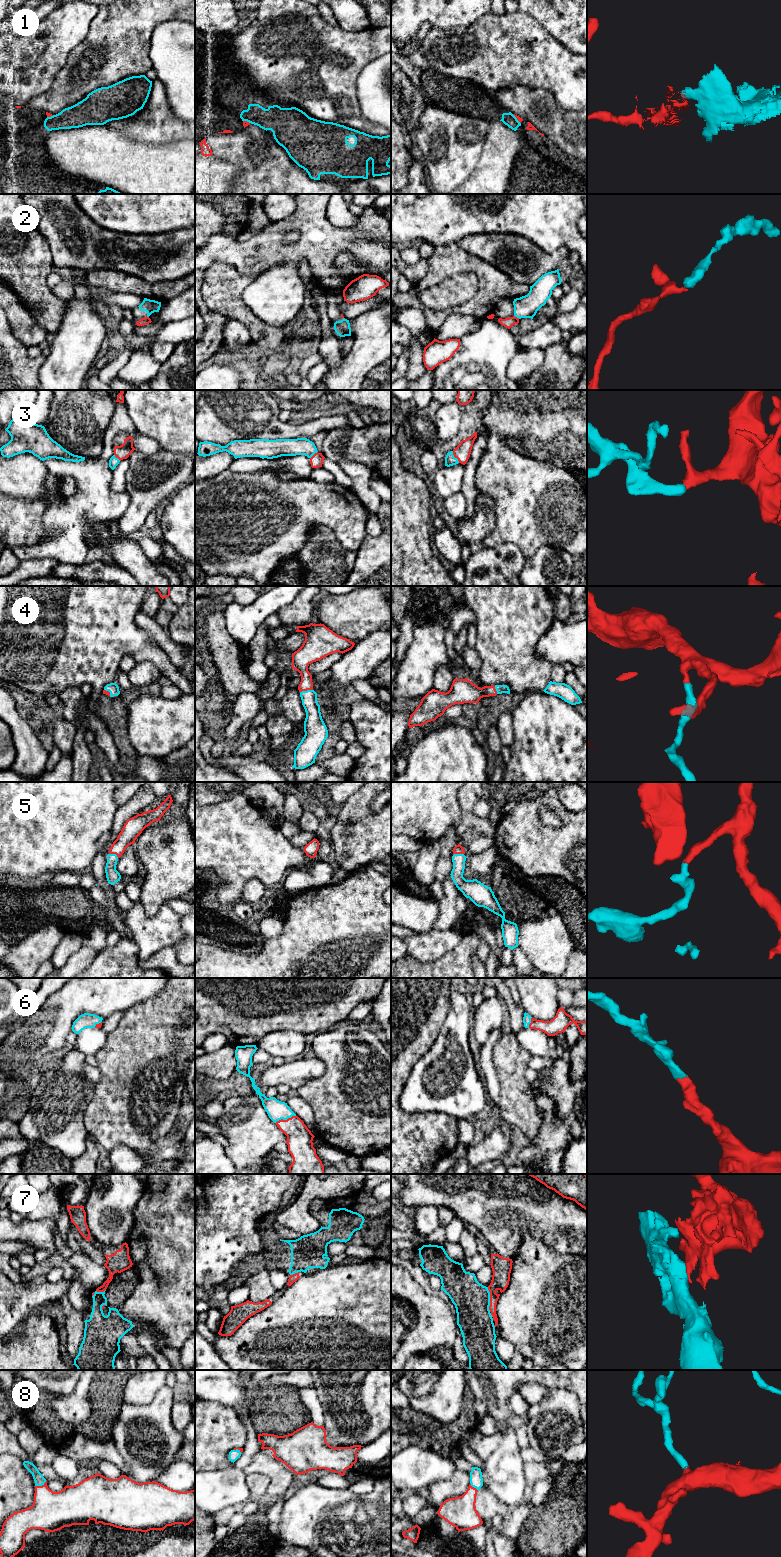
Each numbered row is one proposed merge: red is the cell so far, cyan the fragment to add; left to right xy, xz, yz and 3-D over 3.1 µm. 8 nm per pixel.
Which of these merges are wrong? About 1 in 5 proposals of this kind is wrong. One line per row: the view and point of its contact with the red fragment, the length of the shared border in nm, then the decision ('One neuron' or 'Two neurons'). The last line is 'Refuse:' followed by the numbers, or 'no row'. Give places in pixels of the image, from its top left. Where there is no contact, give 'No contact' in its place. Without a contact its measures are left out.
1: Touches red at yz (517, 119). Shared border 100 nm. Two neurons
2: Touches red at yz (516, 317). Shared border 50 nm. Two neurons
3: Touches red at yz (455, 457). Shared border 110 nm. One neuron
4: Touches red at xz (306, 690). Shared border 110 nm. One neuron
5: Touches red at xy (114, 853). Shared border 90 nm. One neuron
6: Touches red at xz (285, 1120). Shared border 180 nm. One neuron
7: Touches red at yz (490, 1299). Shared border 200 nm. One neuron
8: Touches red at xy (40, 1486). Shared border 110 nm. One neuron
Refuse: 1, 2

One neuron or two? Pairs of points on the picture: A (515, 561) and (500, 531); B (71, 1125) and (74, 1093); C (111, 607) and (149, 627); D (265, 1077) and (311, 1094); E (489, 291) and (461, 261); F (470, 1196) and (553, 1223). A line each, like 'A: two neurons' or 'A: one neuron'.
A: two neurons
B: one neuron
C: two neurons
D: two neurons
E: one neuron
F: one neuron

